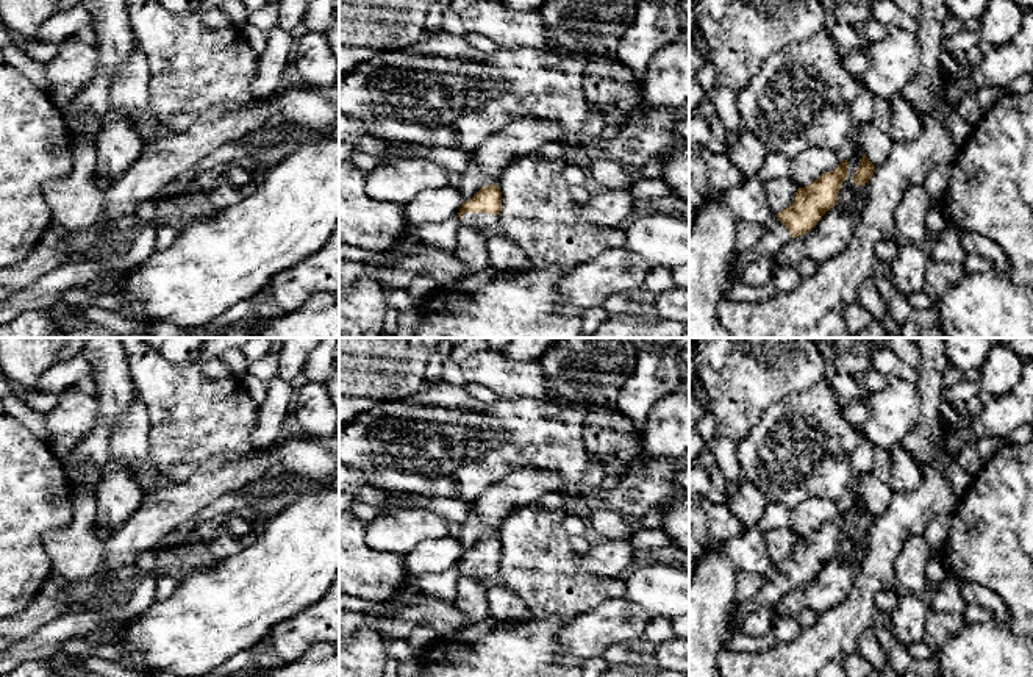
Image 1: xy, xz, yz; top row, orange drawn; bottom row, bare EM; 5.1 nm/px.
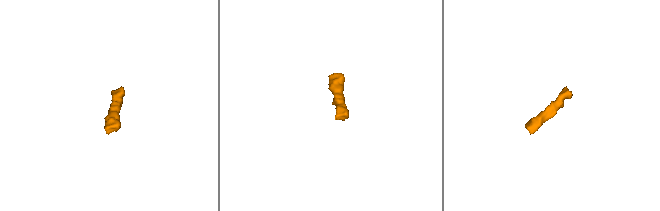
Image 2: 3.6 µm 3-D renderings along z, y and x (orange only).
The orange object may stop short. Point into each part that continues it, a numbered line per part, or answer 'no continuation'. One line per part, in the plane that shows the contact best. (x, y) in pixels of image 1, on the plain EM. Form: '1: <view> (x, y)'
1: xz (486, 573)
2: yz (777, 585)

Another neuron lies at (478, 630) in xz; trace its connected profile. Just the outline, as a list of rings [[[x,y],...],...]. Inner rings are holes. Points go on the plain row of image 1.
[[[488,618],[481,622],[472,624],[464,629],[452,630],[445,636],[453,641],[461,641],[461,643],[475,643],[489,633],[492,633],[499,625],[499,621],[494,618]]]

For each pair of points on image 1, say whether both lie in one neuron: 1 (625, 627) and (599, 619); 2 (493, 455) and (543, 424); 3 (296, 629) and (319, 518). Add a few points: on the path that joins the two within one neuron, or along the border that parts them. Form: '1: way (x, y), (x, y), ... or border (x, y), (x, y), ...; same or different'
1: way (619, 621), (605, 621); same
2: way (505, 444), (511, 444), (519, 437), (530, 433); same
3: border (322, 596), (280, 621), (269, 634); different

